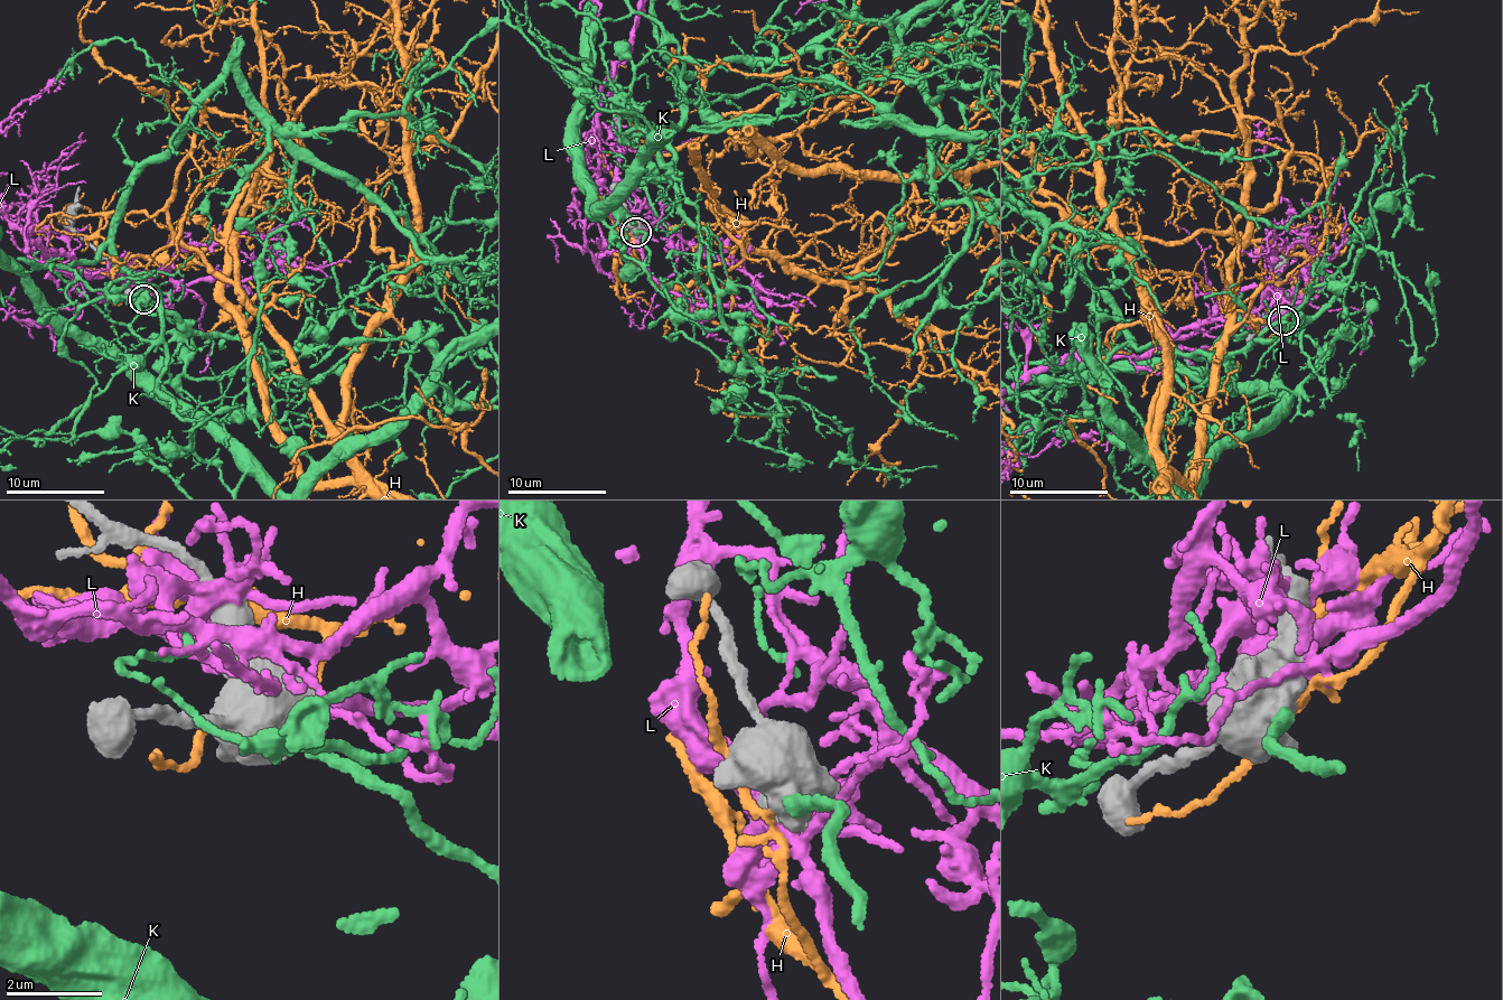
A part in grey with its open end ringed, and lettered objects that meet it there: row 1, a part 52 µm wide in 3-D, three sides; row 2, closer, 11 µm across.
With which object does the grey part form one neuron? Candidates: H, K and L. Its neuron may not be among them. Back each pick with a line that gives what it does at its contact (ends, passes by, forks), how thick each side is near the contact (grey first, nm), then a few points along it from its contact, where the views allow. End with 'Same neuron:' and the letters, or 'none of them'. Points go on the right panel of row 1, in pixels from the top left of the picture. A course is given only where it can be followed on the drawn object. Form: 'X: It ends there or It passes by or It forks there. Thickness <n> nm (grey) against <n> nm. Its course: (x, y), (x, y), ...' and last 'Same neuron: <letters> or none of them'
K: It ends there. Thickness 750 nm (grey) against 280 nm
Same neuron: K

